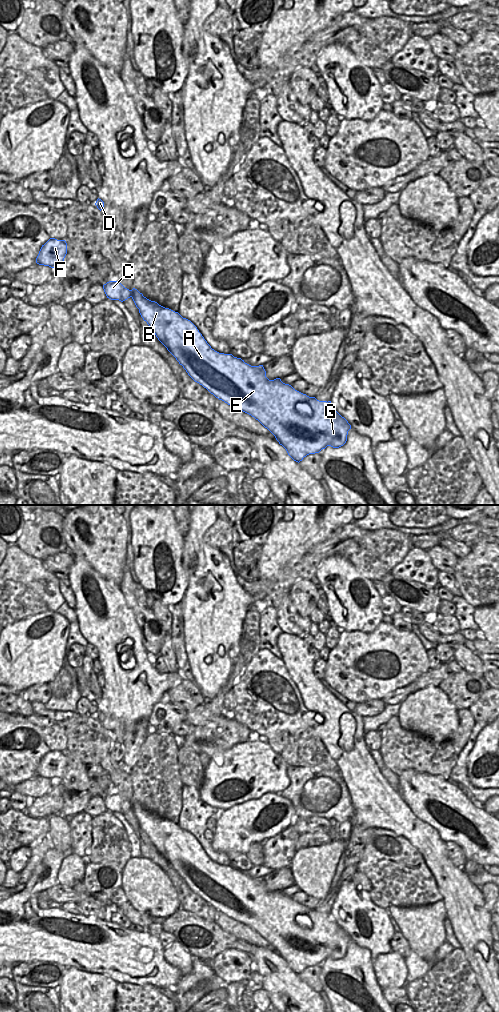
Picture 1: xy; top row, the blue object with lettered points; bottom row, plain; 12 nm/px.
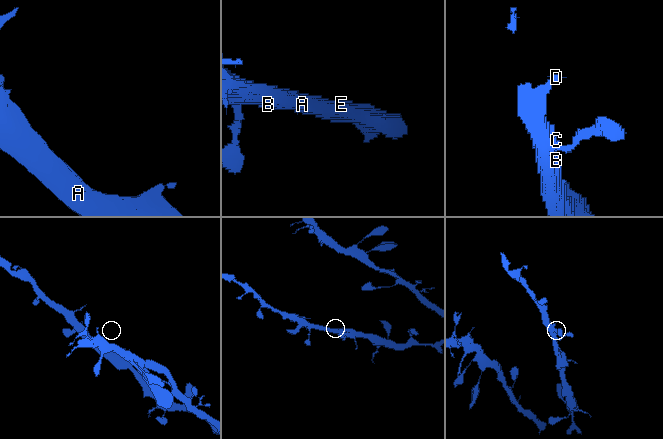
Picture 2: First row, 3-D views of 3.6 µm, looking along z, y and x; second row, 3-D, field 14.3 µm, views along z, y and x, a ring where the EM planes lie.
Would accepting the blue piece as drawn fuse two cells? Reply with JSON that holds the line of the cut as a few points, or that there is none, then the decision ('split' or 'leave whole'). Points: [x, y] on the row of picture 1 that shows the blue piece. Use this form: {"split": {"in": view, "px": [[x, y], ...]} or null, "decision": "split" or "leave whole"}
{"split": null, "decision": "leave whole"}

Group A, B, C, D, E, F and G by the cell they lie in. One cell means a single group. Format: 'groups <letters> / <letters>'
groups A B C D E F G

